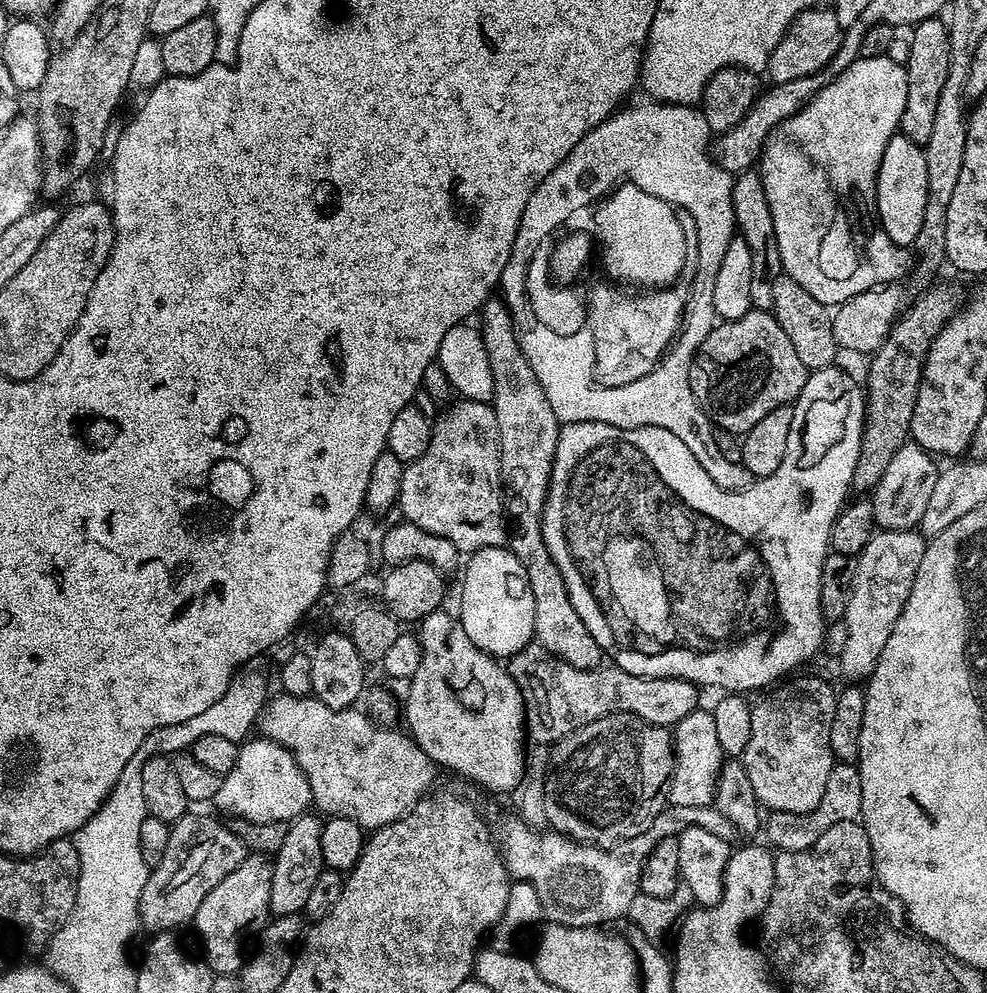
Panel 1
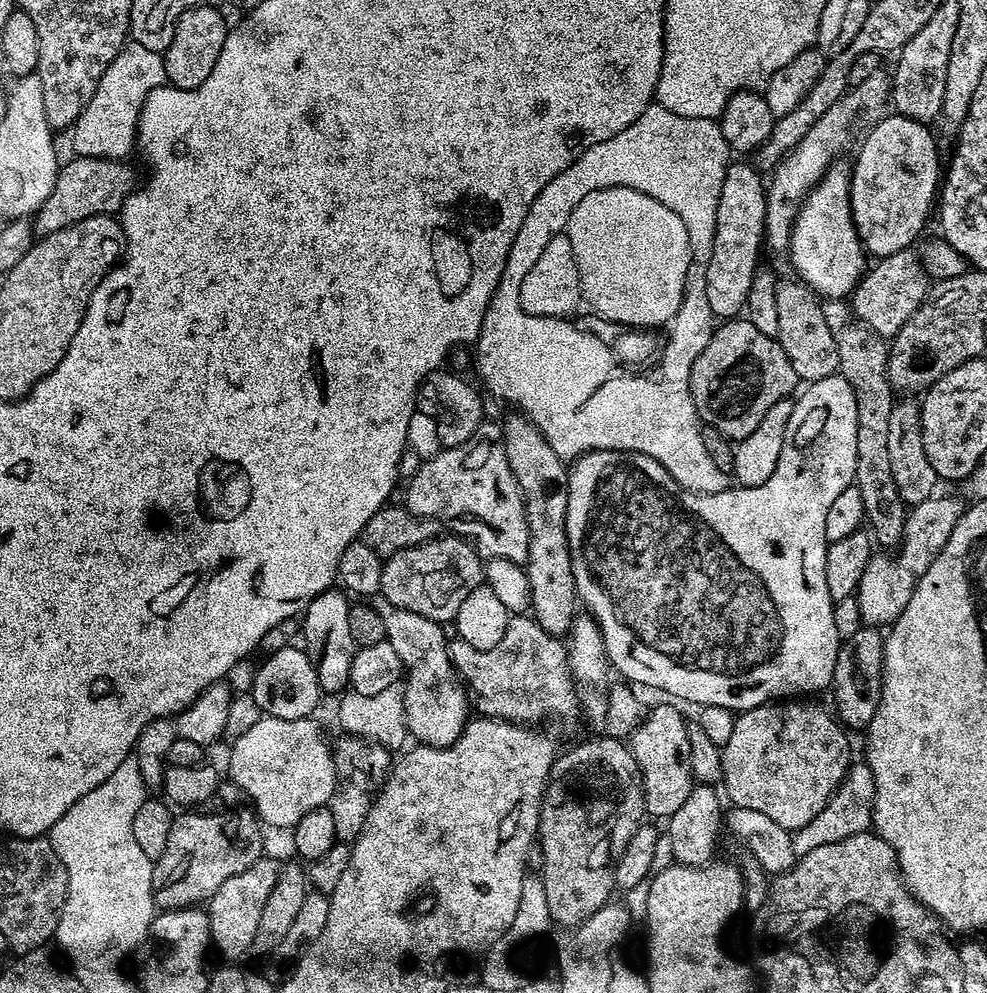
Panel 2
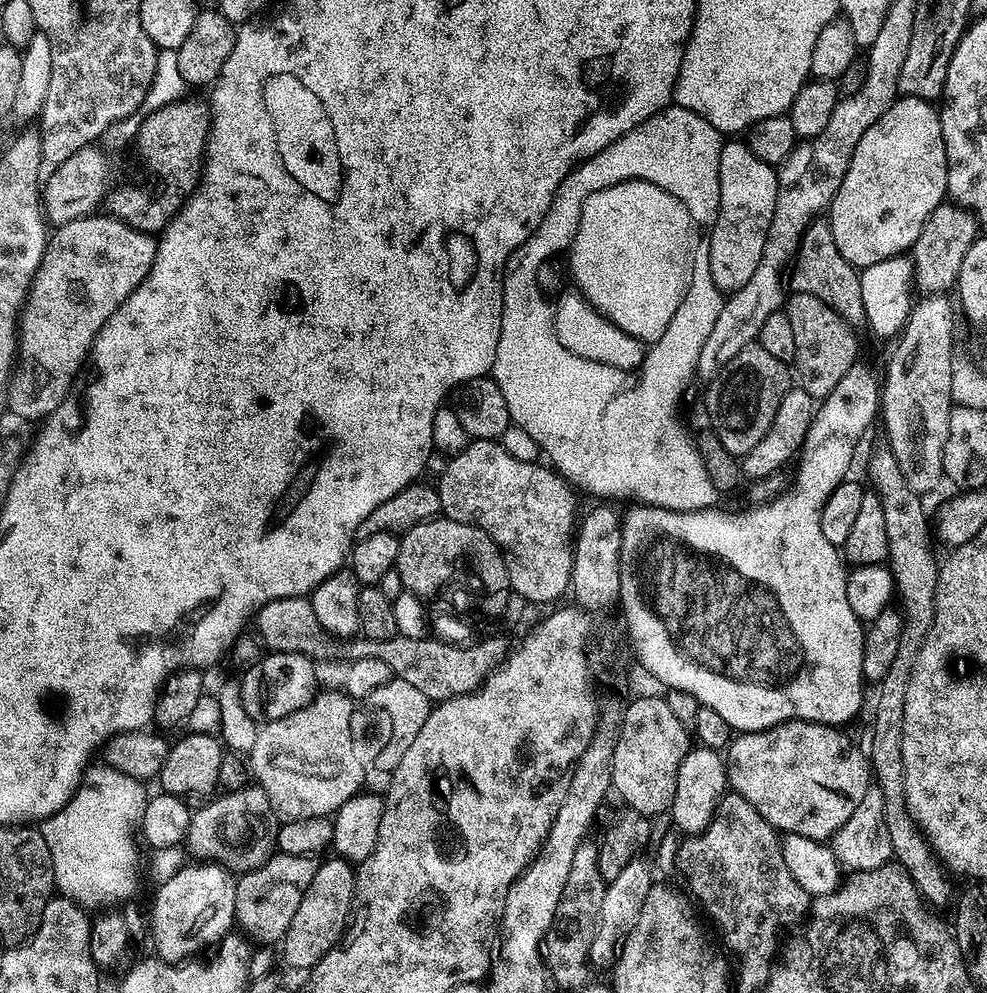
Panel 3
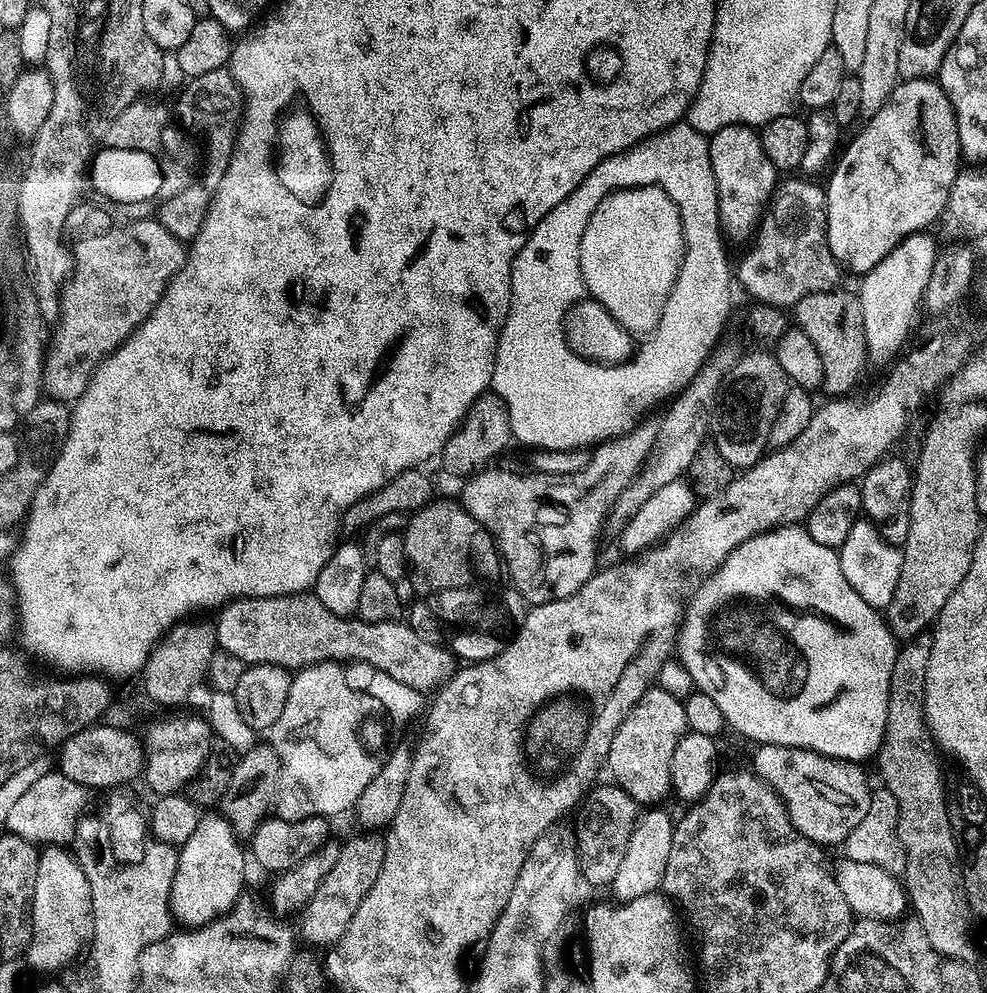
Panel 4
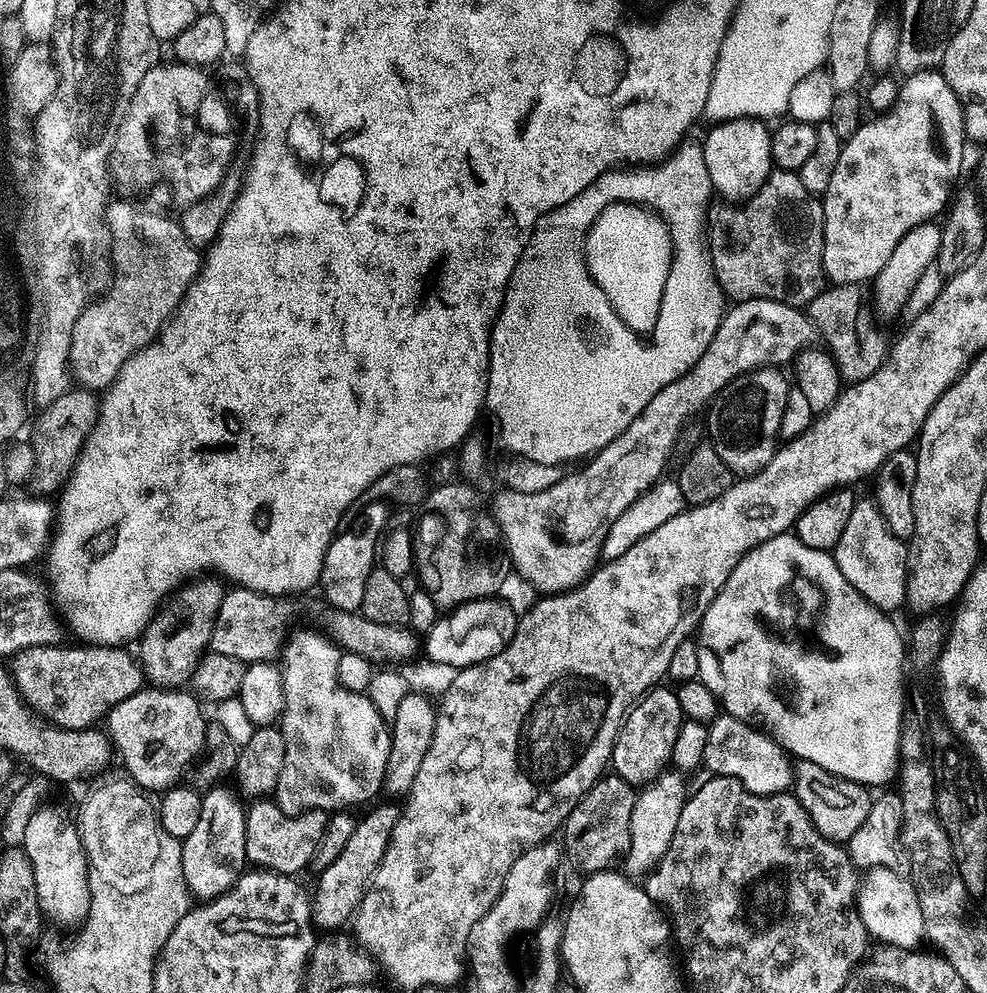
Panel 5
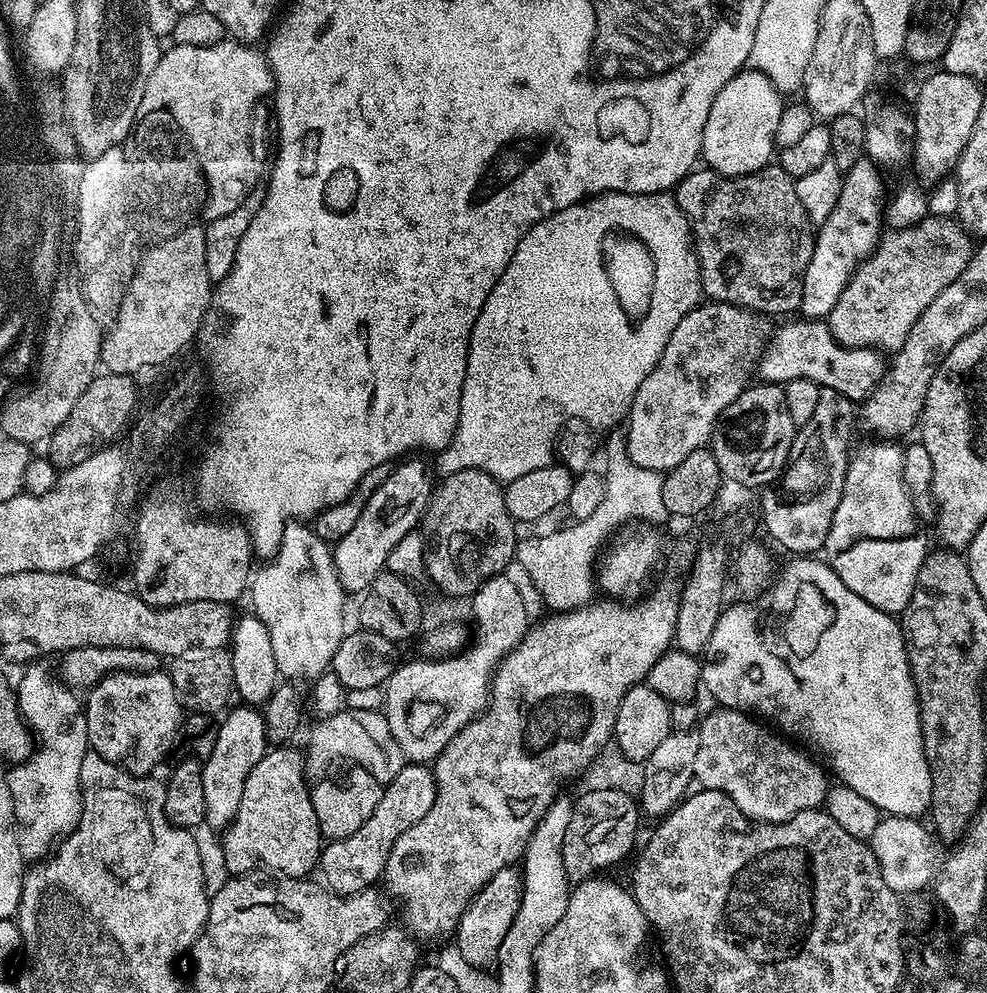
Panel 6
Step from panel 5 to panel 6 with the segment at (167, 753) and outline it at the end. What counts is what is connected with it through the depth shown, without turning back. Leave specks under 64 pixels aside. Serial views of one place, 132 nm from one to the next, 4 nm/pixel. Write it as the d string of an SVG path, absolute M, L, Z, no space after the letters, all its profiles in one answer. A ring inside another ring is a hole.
M167 671L111 672L93 684L87 696L84 713L88 723L88 743L91 751L106 758L111 764L121 765L127 772L141 774L140 772L148 772L151 768L158 767L160 759L171 750L176 735L181 735L182 705L174 690L172 677Z

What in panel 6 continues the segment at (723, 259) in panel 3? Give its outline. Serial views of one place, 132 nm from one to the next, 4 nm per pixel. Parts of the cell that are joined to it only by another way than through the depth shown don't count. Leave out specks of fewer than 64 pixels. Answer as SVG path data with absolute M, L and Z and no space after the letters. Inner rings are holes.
M755 70L738 71L718 90L718 98L714 98L714 106L710 106L706 130L702 130L703 163L723 176L745 176L768 167L778 148L775 135L785 107L785 97L766 74Z

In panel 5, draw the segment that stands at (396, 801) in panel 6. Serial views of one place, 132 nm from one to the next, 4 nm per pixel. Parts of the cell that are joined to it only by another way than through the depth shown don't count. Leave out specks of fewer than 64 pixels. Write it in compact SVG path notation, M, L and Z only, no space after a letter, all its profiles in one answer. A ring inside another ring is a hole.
M396 802L388 803L392 804L377 803L375 806L372 806L377 806L377 808L369 807L367 809L369 812L364 817L361 815L357 819L354 826L354 834L346 841L342 854L338 854L338 858L334 858L334 862L330 862L330 866L319 869L320 881L316 884L316 896L314 892L314 899L312 900L312 921L317 929L340 930L345 927L343 924L347 920L349 923L355 917L356 910L364 897L364 892L369 884L372 883L372 876L376 873L376 867L382 862L382 854L386 854L386 846L390 842L390 834L394 830L394 826L398 826L401 805Z

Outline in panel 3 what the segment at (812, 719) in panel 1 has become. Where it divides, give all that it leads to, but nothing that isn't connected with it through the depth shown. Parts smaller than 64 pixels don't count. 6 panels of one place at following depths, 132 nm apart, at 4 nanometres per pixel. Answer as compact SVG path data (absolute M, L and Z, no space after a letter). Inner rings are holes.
M786 720L760 732L739 733L726 749L731 791L737 792L777 833L827 841L862 802L870 787L870 760L839 727Z

